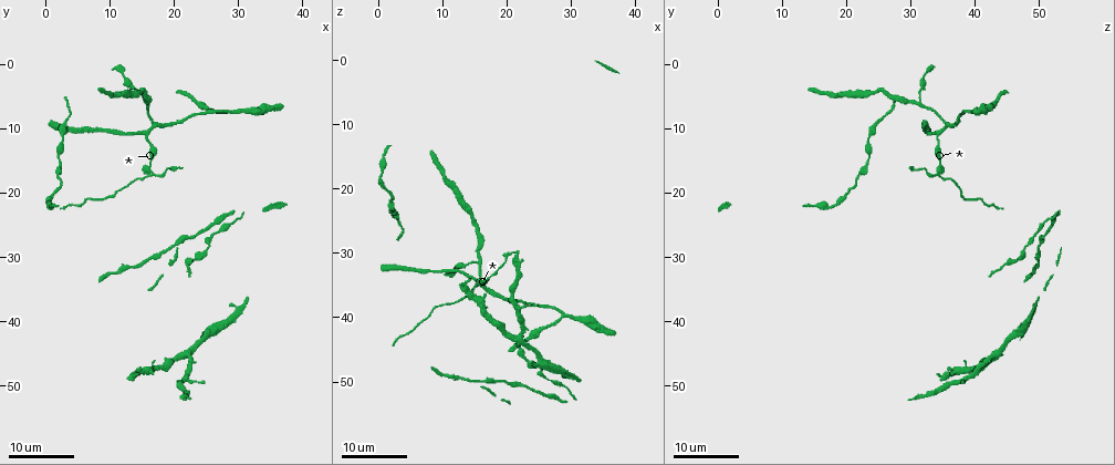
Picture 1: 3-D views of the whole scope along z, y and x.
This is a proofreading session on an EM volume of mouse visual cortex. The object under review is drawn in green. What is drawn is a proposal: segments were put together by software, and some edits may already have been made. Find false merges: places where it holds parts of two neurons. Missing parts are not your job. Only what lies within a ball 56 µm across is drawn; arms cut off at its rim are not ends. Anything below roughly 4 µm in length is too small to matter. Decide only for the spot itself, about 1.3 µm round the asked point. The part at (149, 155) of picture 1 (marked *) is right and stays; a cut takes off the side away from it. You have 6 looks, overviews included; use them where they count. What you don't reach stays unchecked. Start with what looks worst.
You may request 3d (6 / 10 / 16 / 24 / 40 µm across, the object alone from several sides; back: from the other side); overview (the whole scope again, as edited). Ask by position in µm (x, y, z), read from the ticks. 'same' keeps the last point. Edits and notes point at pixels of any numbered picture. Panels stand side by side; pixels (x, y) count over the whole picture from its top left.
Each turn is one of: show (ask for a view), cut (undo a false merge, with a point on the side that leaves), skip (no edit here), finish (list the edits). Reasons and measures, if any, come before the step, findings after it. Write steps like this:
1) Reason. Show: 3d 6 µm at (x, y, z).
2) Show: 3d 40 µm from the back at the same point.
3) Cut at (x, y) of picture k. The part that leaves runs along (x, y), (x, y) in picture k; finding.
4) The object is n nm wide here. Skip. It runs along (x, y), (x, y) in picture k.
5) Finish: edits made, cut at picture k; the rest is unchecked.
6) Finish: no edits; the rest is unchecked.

Thin arm on a thick one. Show: 3d 24 µm at (16.0, 17.0, 34.5).

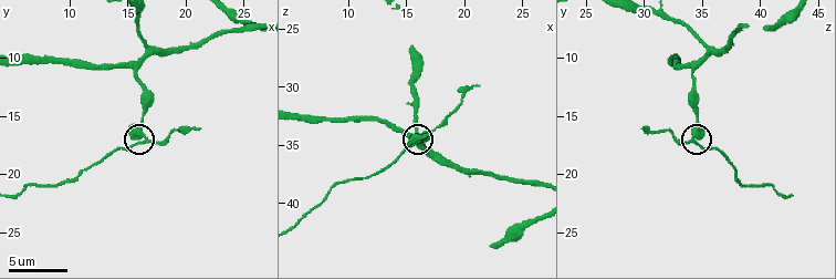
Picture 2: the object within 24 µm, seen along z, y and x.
Show: 3d 6 µm at (16.0, 17.2, 34.4).

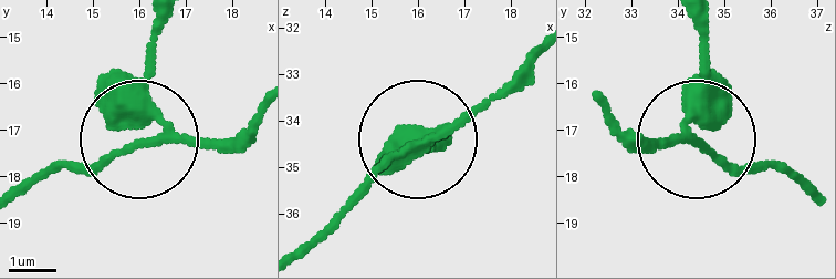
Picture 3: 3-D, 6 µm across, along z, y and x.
Cut at (213, 146) of picture 3. The part that leaves runs along (163, 123), (150, 138), (43, 171), (20, 190) in picture 3; two neurons meet here.

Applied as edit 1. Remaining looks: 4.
Three arms meet. Show: 3d 24 µm at (15.5, 5.5, 31.5).

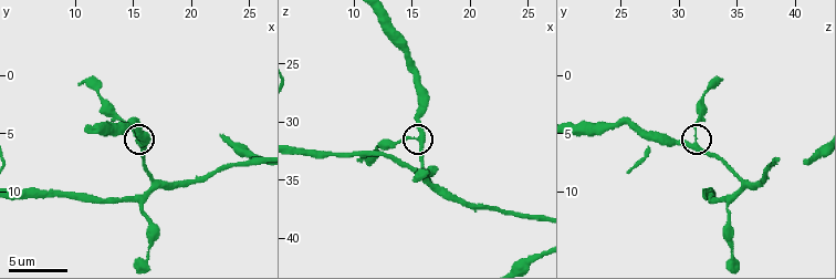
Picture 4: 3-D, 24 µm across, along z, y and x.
Zoom in. Show: 3d 6 µm at (15.8, 6.0, 31.6).

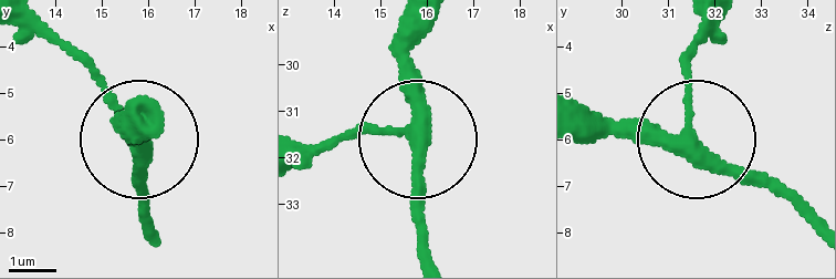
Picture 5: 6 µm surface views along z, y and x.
Skip. It runs along (816, 235), (709, 152), (685, 104), (685, 49) in picture 5; one neuron here.

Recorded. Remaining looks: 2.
Three arms meet. Show: 3d 10 µm at (17.2, 9.4, 35.6).

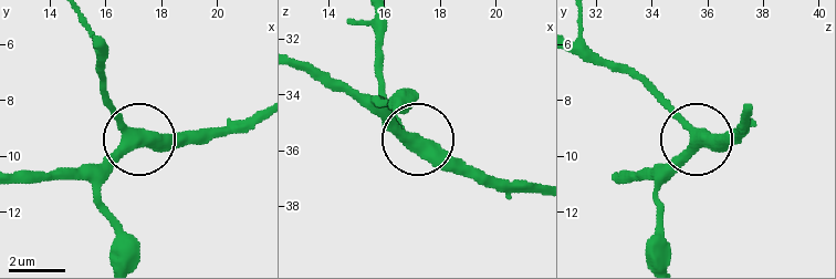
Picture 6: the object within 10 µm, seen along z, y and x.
Show: 3d 10 µm from the back at (17.0, 9.3, 35.7).

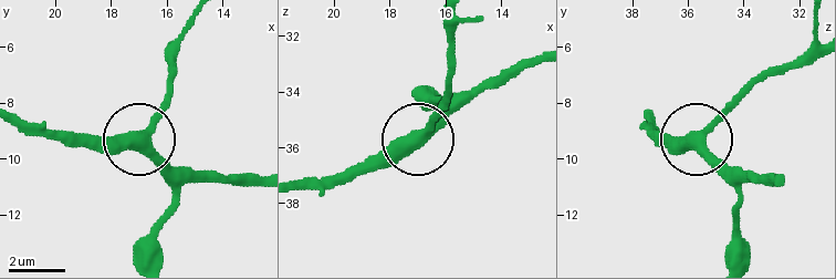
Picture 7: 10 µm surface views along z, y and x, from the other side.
3 arms meet here. Skip. One neuron here.

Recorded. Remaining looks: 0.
Finish: edits made, cut at picture 3; the rest is unchecked.

